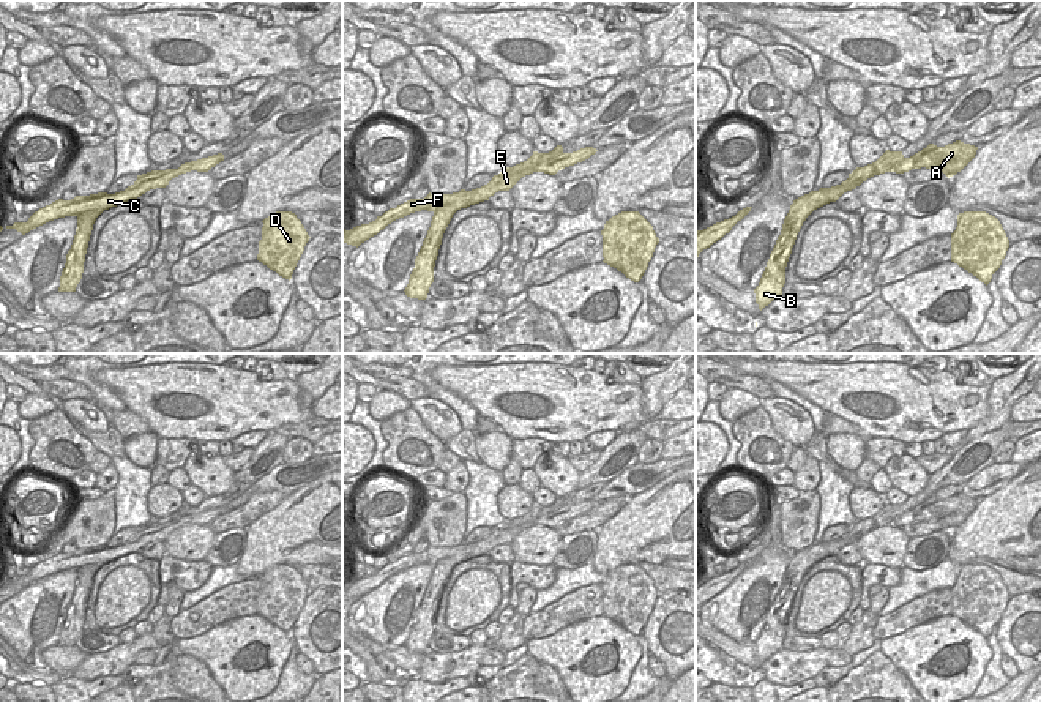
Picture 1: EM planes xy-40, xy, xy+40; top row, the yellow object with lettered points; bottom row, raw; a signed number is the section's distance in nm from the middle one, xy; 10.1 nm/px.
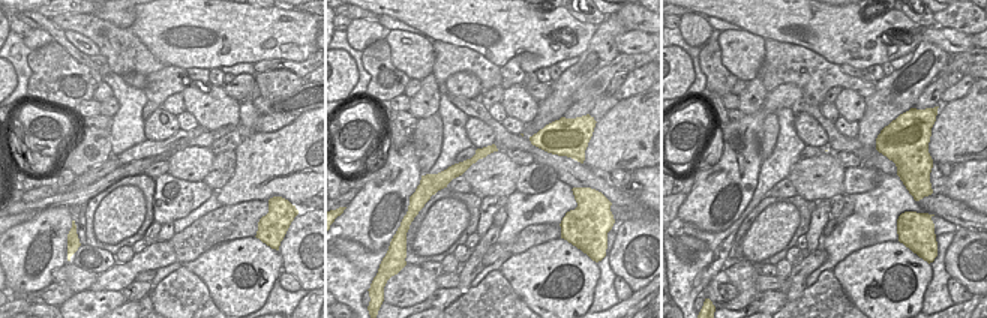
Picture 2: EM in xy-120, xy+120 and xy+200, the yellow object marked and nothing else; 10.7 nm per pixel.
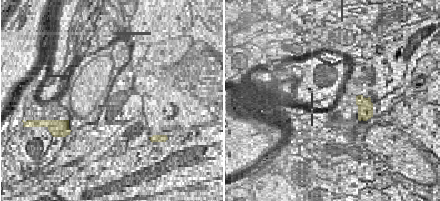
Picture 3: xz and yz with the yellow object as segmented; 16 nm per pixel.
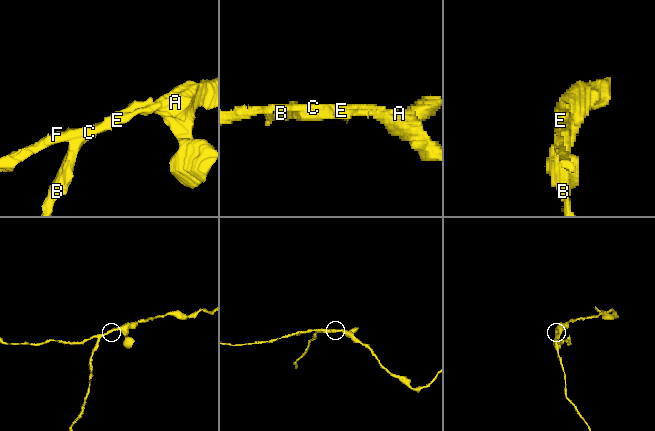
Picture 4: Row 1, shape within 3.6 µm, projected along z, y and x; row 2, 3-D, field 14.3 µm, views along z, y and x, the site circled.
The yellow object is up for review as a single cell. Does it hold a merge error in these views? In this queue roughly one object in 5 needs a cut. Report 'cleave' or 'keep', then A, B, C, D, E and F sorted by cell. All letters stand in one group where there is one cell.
cleave; A C D E F / B

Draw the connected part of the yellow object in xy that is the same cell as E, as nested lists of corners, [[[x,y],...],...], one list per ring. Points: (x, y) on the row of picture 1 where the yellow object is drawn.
[[[498,174],[498,175],[494,175],[487,185],[472,191],[461,189],[459,192],[453,192],[453,194],[429,192],[424,199],[410,199],[397,205],[396,208],[390,208],[388,211],[385,211],[382,216],[377,216],[377,219],[369,224],[361,224],[350,230],[344,229],[342,243],[358,248],[361,243],[377,235],[393,221],[415,211],[421,211],[421,210],[437,211],[438,207],[443,207],[453,202],[462,202],[464,208],[467,208],[470,205],[489,200],[489,197],[498,191],[509,191],[522,177],[525,175],[524,174]]]

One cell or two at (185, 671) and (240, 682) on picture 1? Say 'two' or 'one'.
two

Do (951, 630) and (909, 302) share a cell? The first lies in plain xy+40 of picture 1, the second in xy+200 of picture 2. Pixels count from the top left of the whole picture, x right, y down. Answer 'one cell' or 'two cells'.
one cell

